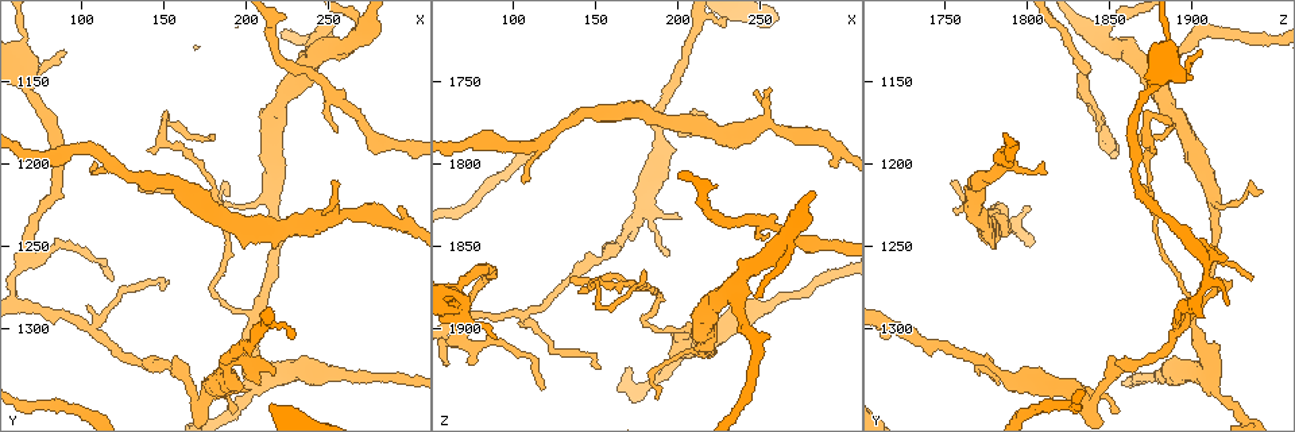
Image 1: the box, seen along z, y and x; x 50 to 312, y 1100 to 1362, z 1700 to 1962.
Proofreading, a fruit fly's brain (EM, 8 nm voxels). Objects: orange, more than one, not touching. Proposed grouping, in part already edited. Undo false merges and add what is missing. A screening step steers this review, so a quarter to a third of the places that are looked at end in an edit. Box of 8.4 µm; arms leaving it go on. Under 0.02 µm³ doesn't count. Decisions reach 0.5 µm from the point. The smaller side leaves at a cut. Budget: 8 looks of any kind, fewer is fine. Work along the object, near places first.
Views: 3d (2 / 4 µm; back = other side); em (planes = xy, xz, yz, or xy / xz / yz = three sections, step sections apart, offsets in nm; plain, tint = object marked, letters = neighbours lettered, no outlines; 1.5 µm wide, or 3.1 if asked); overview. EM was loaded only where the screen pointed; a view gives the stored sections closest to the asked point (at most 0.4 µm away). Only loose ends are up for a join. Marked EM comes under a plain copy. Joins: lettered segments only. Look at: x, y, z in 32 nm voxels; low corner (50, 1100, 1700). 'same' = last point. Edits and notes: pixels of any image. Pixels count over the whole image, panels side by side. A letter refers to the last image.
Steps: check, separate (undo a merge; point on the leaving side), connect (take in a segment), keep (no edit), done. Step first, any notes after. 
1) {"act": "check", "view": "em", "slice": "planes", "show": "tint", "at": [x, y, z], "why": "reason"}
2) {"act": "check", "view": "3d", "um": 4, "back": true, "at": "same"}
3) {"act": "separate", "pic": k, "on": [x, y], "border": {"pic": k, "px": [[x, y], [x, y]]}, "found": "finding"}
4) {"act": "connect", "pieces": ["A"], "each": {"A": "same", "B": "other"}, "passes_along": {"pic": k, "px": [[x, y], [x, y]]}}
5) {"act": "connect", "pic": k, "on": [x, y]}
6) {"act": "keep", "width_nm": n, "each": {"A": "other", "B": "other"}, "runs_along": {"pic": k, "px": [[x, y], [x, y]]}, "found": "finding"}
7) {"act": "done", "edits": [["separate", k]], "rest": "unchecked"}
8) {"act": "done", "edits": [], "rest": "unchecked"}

{"act": "check", "view": "3d", "um": 2, "at": [106, 1200, 1810], "why": "tapers out"}

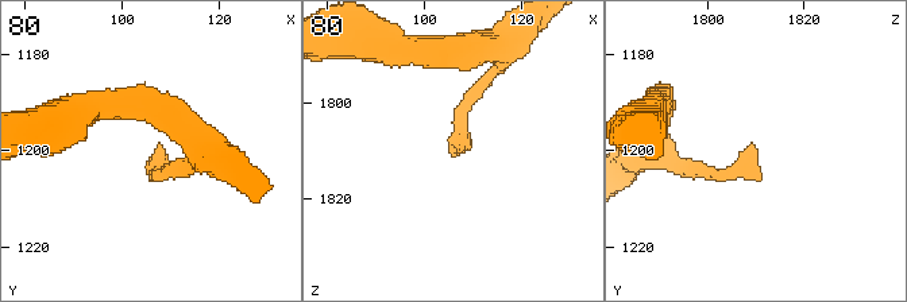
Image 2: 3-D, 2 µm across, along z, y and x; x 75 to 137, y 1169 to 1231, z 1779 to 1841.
{"act": "check", "view": "em", "slice": "xz", "step": 8, "show": "letters", "at": [107, 1198, 1809], "why": "shape alone is not enough"}

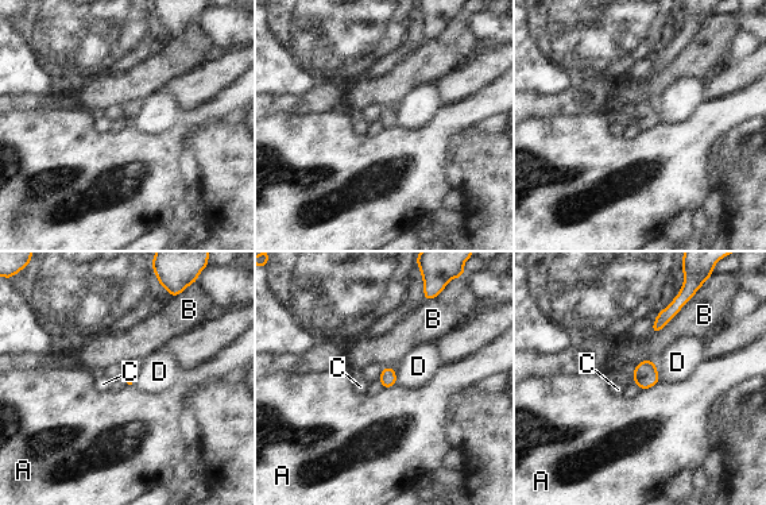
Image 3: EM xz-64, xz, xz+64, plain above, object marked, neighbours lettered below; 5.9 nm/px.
{"act": "check", "view": "em", "slice": "planes", "show": "letters", "at": "same"}

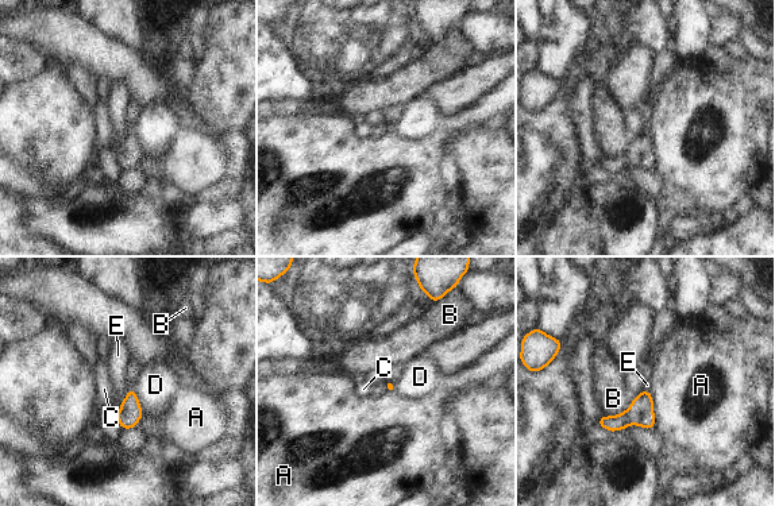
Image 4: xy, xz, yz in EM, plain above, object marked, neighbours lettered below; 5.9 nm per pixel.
{"act": "keep", "each": {"A": "other", "B": "other", "C": "other", "D": "other", "E": "other"}, "border": {"pic": 4, "px": [[130, 387], [118, 412]]}, "found": "none of them fits"}

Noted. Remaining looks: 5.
{"act": "check", "view": "3d", "um": 4, "at": [208, 1326, 1912], "why": "sudden change in width"}

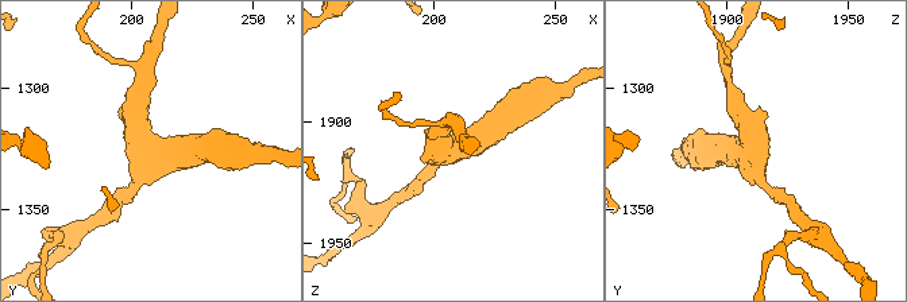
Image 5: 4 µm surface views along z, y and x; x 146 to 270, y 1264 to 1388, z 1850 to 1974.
{"act": "check", "view": "em", "slice": "xz", "step": 4, "show": "tint", "at": [208, 1326, 1910], "arms": 3, "why": "now the EM"}

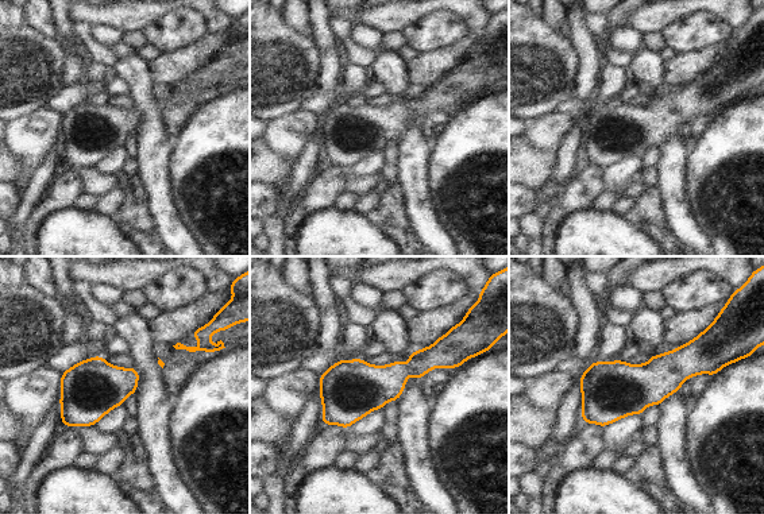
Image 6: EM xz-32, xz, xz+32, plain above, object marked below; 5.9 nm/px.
{"act": "check", "view": "em", "slice": "planes", "show": "letters", "at": "same"}

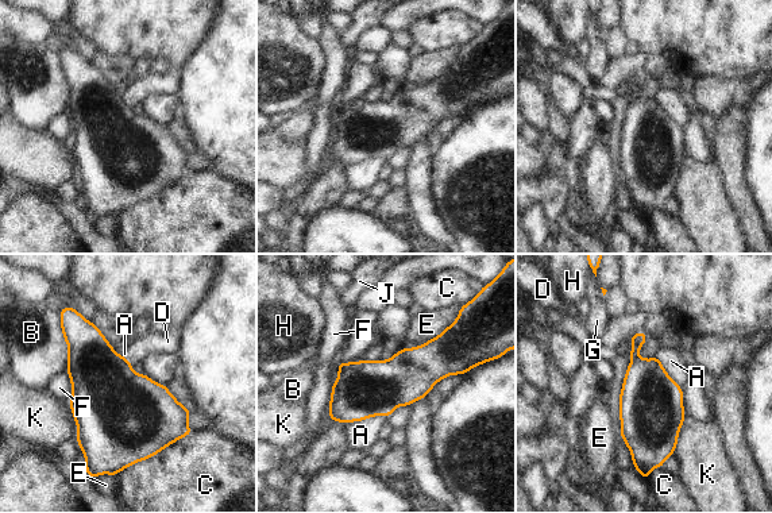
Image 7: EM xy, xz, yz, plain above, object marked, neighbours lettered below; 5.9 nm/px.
{"act": "keep", "each": {"A": "other", "B": "other", "C": "other", "D": "other", "E": "other", "F": "other", "G": "other", "H": "other", "J": "other", "K": "other"}, "border": {"pic": 7, "px": [[454, 320], [425, 342], [402, 348]]}, "found": "continuous, no second neuron"}

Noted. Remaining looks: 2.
{"act": "check", "view": "em", "slice": "yz", "step": 4, "show": "letters", "at": [206, 1334, 1782], "why": "tapers out"}

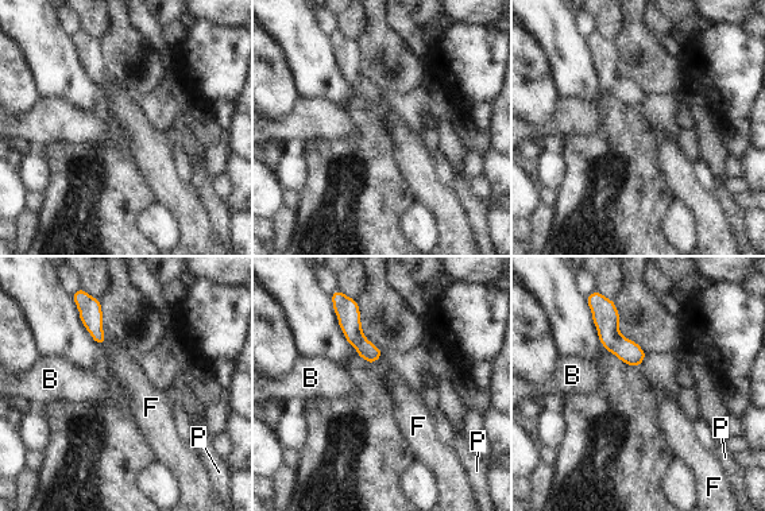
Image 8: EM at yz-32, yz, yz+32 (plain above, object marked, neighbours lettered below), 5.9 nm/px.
{"act": "keep", "each": {"B": "other", "F": "other", "P": "other"}, "found": "none of them fits"}

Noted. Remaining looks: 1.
{"act": "done", "edits": [], "rest": "unchecked"}

